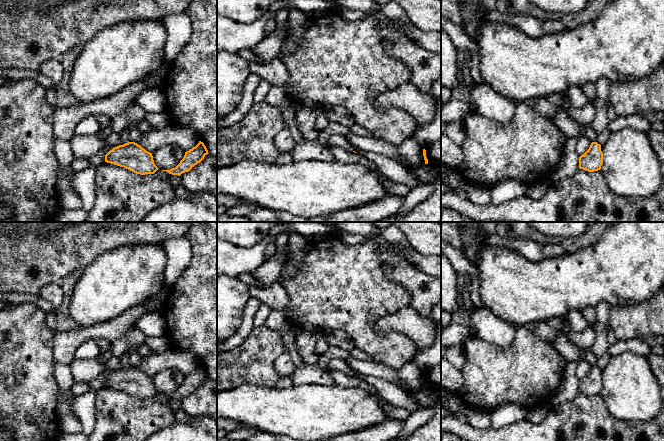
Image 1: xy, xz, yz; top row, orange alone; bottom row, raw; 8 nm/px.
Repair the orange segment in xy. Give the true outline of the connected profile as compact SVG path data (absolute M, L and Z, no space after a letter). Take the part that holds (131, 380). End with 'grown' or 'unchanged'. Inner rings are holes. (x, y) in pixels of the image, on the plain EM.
M135 366L114 371L105 379L105 386L140 399L154 398L159 393L154 387L152 377Z; unchanged

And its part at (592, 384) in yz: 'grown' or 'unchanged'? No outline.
unchanged

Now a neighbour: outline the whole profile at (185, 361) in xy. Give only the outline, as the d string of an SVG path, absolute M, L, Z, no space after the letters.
M171 346L163 353L143 357L135 367L150 377L169 368L176 368L187 376L199 365L199 360L194 353Z

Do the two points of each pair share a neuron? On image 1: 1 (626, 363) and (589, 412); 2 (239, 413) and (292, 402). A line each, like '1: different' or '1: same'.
1: different
2: same

